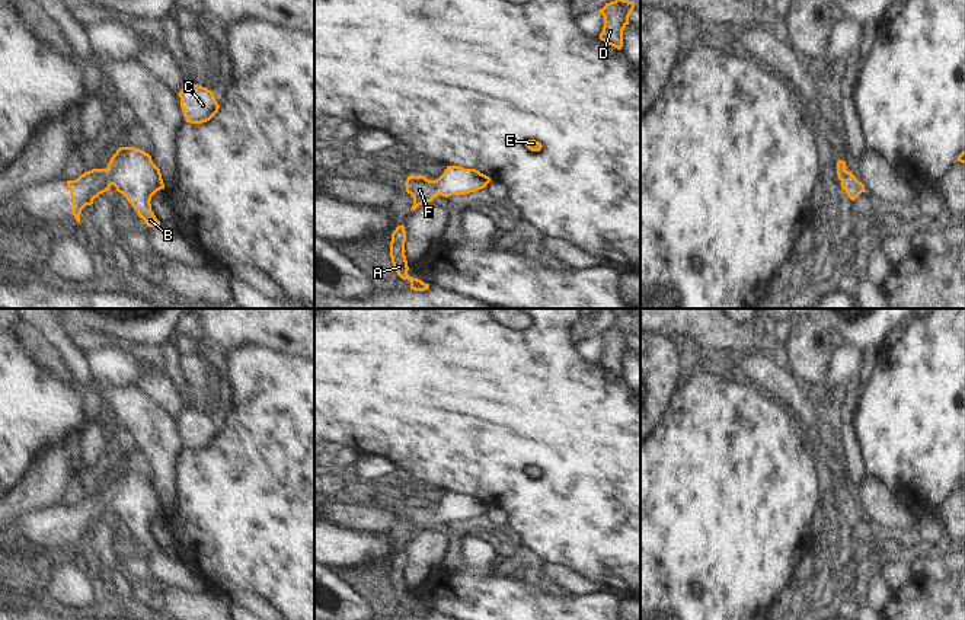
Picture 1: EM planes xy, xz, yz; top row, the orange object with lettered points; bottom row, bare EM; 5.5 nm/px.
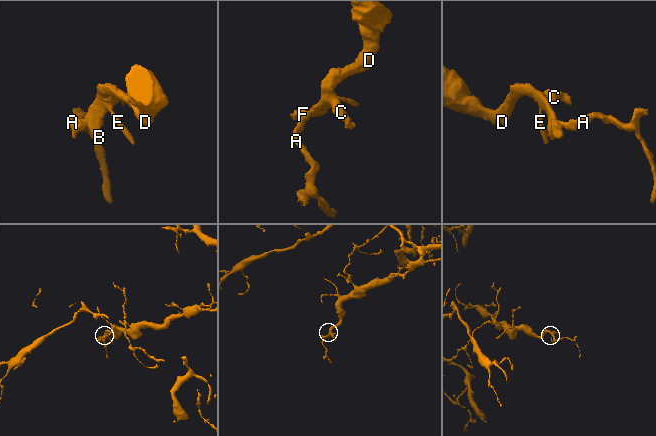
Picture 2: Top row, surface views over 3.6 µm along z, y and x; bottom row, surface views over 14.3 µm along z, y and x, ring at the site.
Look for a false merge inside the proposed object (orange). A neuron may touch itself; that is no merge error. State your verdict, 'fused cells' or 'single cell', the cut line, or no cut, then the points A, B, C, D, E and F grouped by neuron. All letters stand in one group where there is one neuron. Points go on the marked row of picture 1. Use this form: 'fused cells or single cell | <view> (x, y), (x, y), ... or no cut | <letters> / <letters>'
single cell | no cut | A B C D E F

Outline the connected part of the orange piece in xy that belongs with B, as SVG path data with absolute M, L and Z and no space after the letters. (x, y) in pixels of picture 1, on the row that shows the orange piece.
M119 147L106 169L92 169L76 180L67 180L77 223L80 223L82 210L92 205L93 199L109 191L112 185L148 227L160 226L150 201L157 191L164 189L162 173L148 153L134 147Z

